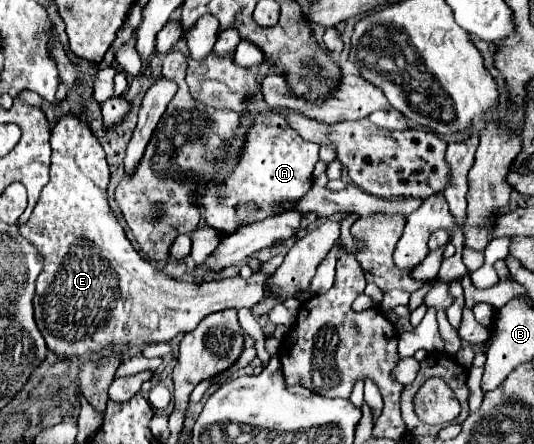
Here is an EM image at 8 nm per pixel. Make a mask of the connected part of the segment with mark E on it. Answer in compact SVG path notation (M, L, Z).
M70 111L64 115L56 113L56 125L52 129L52 165L50 183L42 189L40 201L32 211L32 217L22 225L22 235L38 247L44 257L42 273L36 279L34 295L34 315L36 325L46 341L46 347L56 355L90 355L100 353L108 343L120 345L142 345L142 343L162 343L170 341L178 333L188 333L210 313L224 309L252 309L256 303L272 297L274 291L268 287L270 275L262 269L254 271L250 279L226 277L206 281L198 287L188 281L170 279L162 275L152 263L142 259L132 243L126 239L124 229L108 207L108 181L110 171L102 151L102 145L92 135L90 127L82 119L74 117Z

